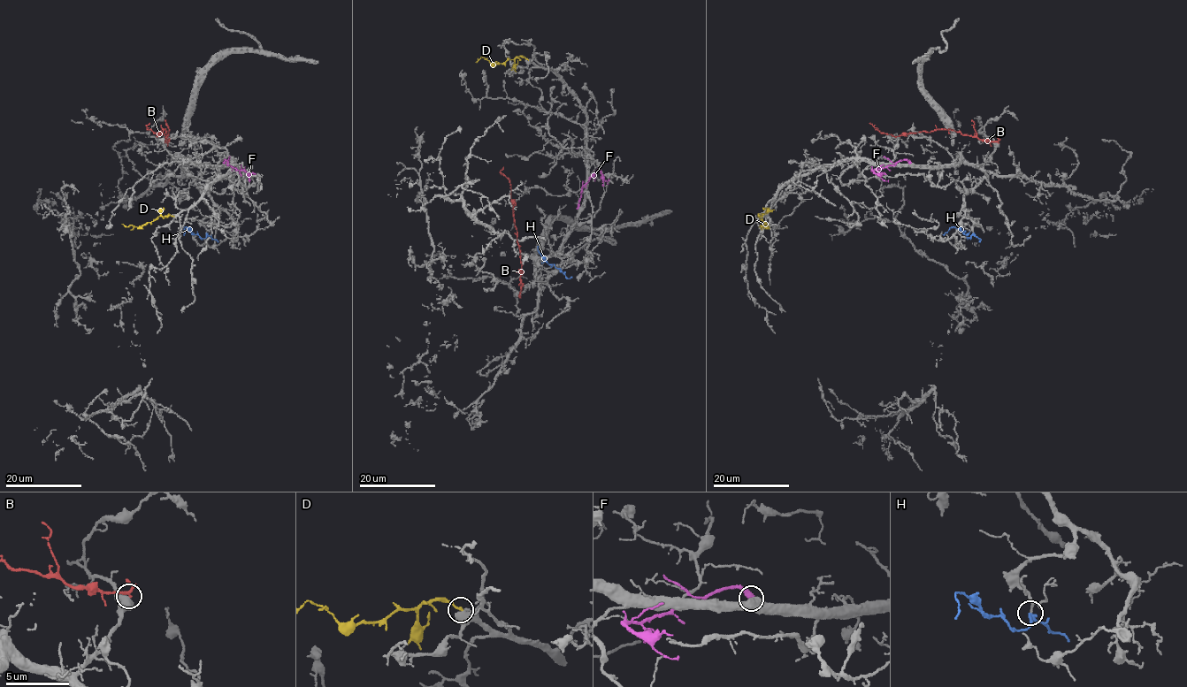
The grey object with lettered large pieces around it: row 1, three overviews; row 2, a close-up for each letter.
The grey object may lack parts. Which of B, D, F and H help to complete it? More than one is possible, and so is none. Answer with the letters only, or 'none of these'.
D, H

